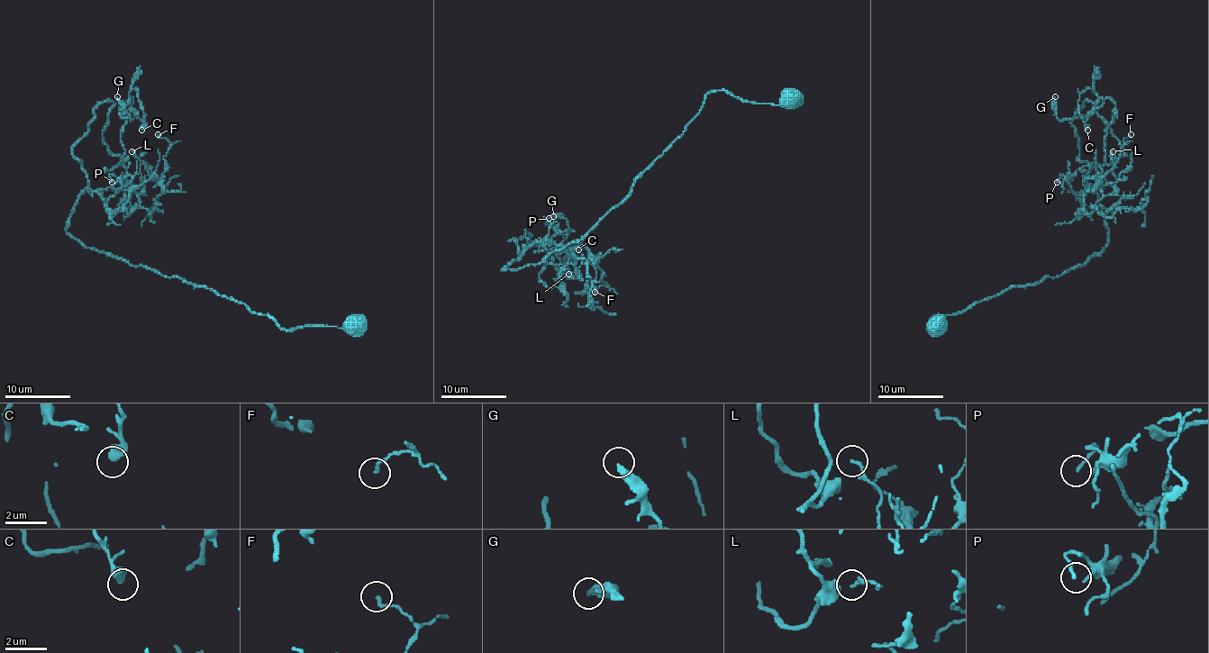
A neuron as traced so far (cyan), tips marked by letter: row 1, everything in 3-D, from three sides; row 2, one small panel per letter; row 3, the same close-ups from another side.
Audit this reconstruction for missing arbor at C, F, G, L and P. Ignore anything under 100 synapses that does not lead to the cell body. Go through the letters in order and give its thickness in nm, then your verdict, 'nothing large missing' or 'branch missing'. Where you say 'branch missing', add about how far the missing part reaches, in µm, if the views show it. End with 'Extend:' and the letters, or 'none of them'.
C: 460 nm thick; nothing large missing
F: 130 nm thick; nothing large missing
G: 320 nm thick; nothing large missing
L: 90 nm thick; nothing large missing
P: 130 nm thick; nothing large missing
Extend: none of them

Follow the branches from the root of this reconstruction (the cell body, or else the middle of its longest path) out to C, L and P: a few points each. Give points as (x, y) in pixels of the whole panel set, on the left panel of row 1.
C: (353, 324), (283, 330), (75, 240), (94, 110), (113, 104), (120, 164), (133, 88), (141, 130)
L: (353, 324), (283, 330), (205, 287), (83, 246), (66, 228), (87, 188), (112, 210), (140, 204), (131, 151)
P: (353, 324), (283, 330), (83, 246), (66, 231), (76, 200), (87, 188), (109, 198), (131, 177), (112, 182)

